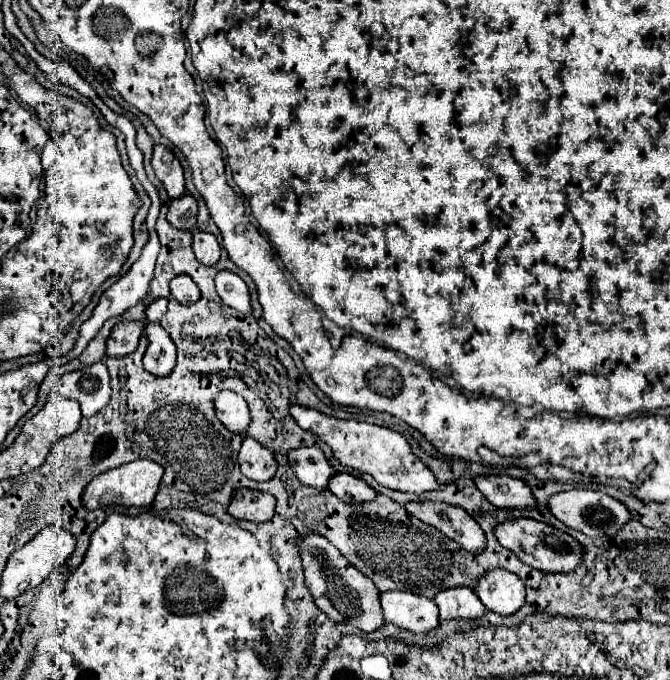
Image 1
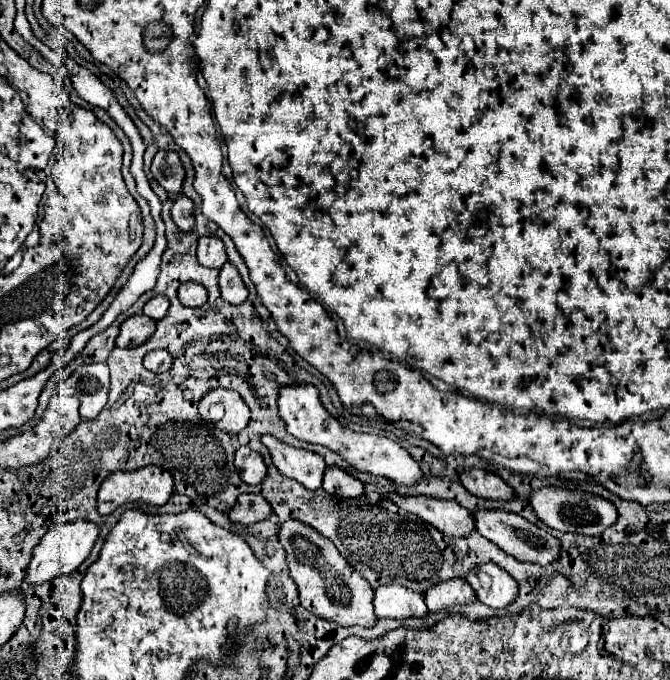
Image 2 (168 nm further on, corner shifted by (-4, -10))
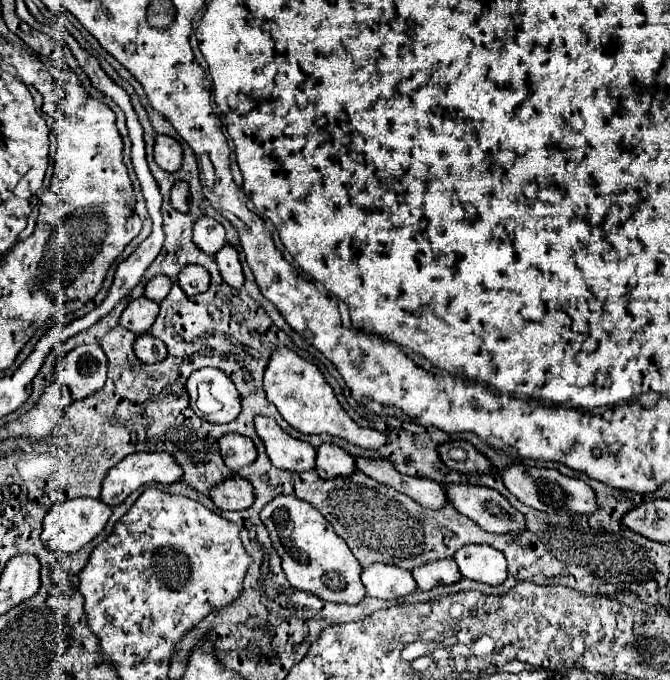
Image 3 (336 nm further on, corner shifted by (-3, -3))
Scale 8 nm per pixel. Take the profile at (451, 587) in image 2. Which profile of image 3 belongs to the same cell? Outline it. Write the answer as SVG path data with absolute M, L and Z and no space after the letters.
M437 560L435 564L423 564L421 568L415 568L413 578L421 590L431 590L437 584L453 584L461 580L459 568L455 560Z

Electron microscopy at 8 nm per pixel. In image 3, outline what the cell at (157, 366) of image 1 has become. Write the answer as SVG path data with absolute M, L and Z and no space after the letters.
M149 332L147 334L141 334L137 336L135 344L133 344L133 352L135 356L145 362L145 364L153 364L153 362L161 362L165 360L167 356L167 348L161 340L157 340L155 336L151 336Z

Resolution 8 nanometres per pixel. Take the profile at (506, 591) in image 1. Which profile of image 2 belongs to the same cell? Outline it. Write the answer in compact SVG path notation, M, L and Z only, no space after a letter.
M486 563L470 571L466 581L476 591L478 601L494 609L508 607L508 603L514 603L518 597L518 583L494 563Z

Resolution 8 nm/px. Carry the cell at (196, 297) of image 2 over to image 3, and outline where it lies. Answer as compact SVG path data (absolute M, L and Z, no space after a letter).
M189 264L185 266L179 276L177 276L177 282L181 286L181 290L187 294L187 296L193 296L193 294L199 294L199 292L205 292L209 288L209 272L199 266L199 264Z

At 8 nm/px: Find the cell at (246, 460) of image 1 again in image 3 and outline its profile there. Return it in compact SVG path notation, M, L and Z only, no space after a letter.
M229 432L219 438L219 452L223 456L225 466L233 472L237 472L243 466L249 466L257 458L257 450L251 438L235 432Z

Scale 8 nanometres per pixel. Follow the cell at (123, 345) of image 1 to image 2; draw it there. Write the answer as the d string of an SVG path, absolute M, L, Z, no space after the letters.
M134 315L120 325L120 335L116 337L116 347L122 347L122 349L140 347L154 335L154 331L156 331L154 319L150 319L146 315Z

